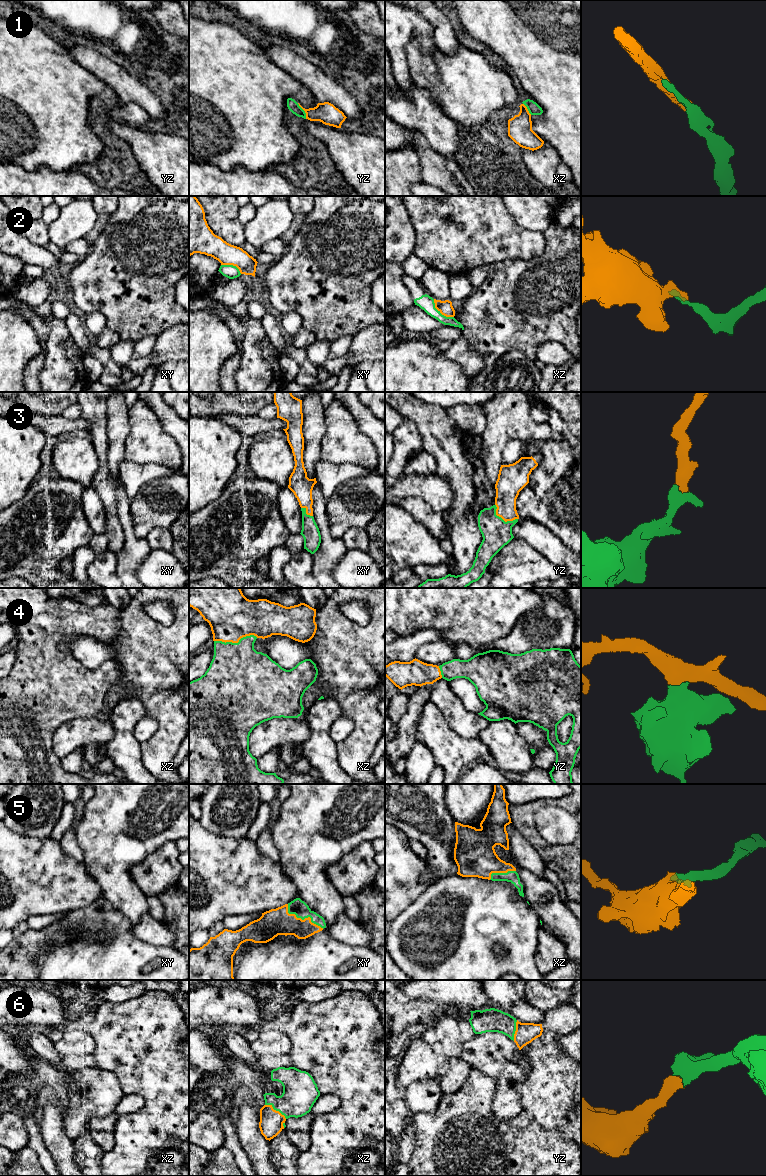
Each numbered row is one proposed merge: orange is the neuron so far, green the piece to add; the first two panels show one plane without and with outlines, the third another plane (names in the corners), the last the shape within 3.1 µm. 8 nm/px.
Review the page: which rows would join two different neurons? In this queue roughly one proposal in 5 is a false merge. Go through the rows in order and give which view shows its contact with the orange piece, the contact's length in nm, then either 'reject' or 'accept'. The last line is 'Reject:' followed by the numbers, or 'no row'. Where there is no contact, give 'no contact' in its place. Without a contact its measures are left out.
1: contact in yz; length 150 nm; accept
2: contact in xz; length 220 nm; reject
3: contact in yz; length 220 nm; accept
4: contact in xz; length 360 nm; accept
5: contact in xy; length 360 nm; accept
6: contact in xz; length 200 nm; accept
Reject: 2

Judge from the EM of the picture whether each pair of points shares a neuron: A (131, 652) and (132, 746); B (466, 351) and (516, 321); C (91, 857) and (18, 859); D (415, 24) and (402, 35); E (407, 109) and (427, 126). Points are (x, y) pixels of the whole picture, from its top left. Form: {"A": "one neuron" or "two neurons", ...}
{"A": "two neurons", "B": "two neurons", "C": "two neurons", "D": "one neuron", "E": "one neuron"}

